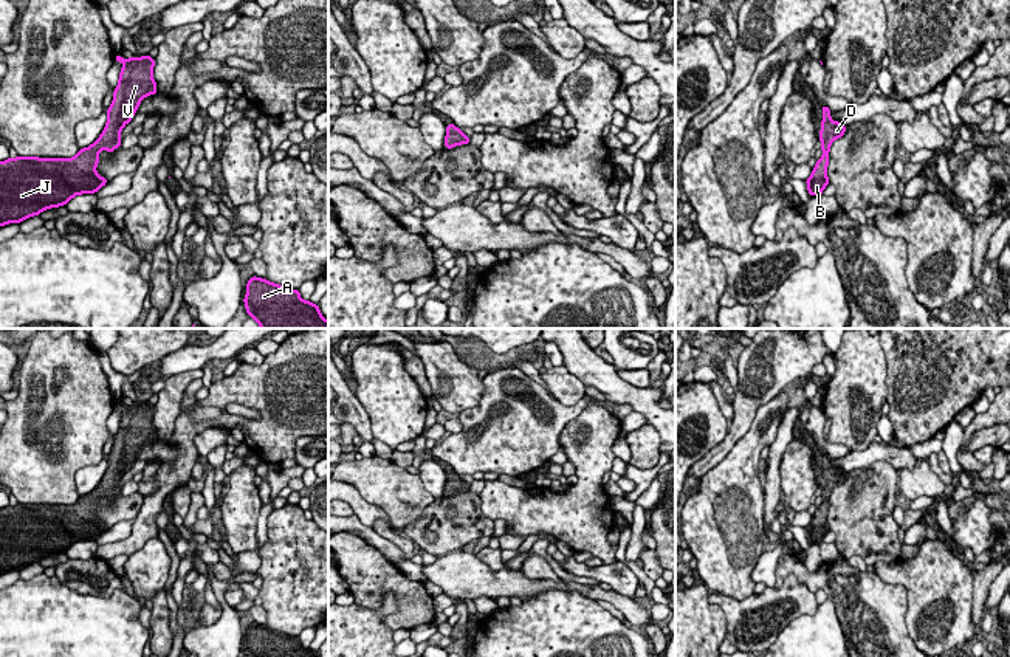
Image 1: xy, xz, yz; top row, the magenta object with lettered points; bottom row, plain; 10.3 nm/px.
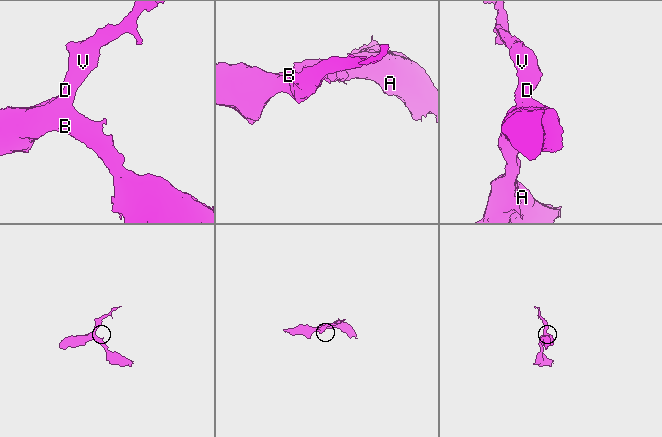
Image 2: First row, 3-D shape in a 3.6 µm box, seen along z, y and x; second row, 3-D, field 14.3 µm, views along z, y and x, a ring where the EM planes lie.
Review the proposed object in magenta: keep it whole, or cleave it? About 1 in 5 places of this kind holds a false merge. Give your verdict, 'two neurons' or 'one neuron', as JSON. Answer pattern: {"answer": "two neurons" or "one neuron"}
{"answer": "one neuron"}

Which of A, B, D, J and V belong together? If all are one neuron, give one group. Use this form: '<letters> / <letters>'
A B D J V

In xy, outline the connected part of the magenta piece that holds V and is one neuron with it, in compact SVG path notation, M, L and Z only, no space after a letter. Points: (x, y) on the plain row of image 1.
M149 401L141 404L122 406L115 403L115 409L121 409L122 415L118 426L118 434L113 437L113 448L107 456L107 470L99 485L88 494L79 496L71 505L39 505L39 504L15 504L0 508L0 573L9 570L22 570L23 567L40 562L51 555L65 553L71 545L82 541L96 541L108 530L98 521L99 499L113 499L121 494L121 479L124 473L136 462L141 448L158 440L156 428L153 426L155 406Z

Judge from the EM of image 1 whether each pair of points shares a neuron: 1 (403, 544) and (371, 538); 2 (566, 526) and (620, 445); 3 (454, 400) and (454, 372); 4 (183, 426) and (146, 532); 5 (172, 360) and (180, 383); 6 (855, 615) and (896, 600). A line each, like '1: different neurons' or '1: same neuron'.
1: different neurons
2: different neurons
3: same neuron
4: same neuron
5: different neurons
6: same neuron

